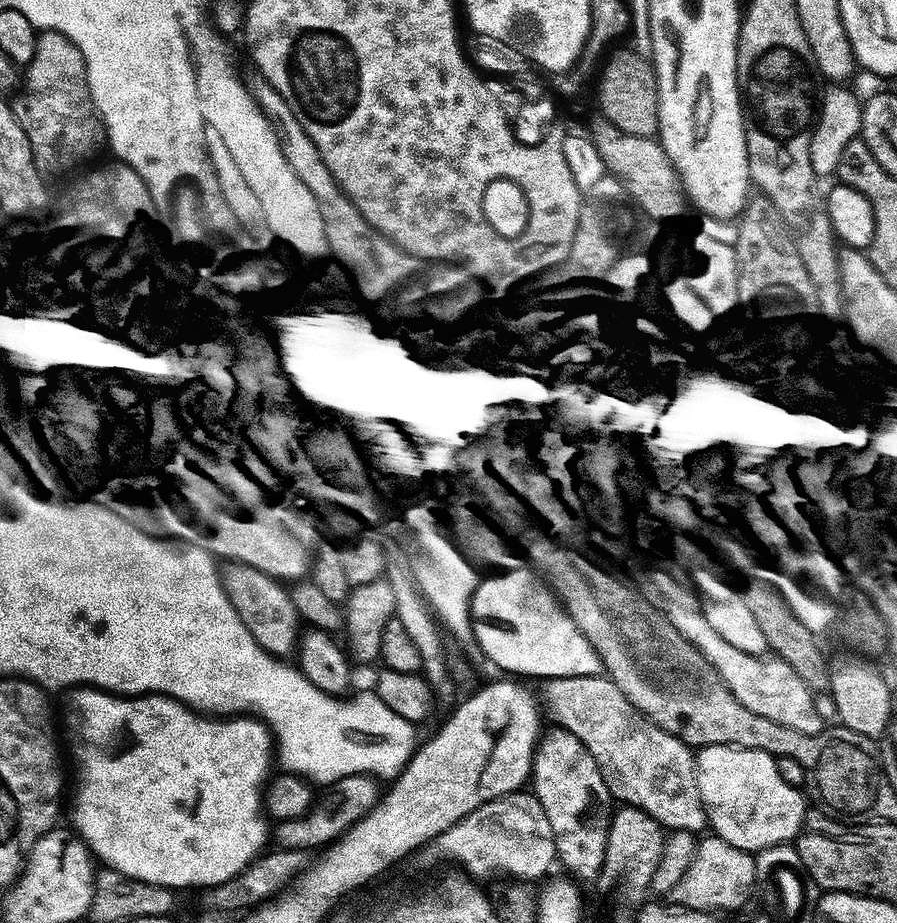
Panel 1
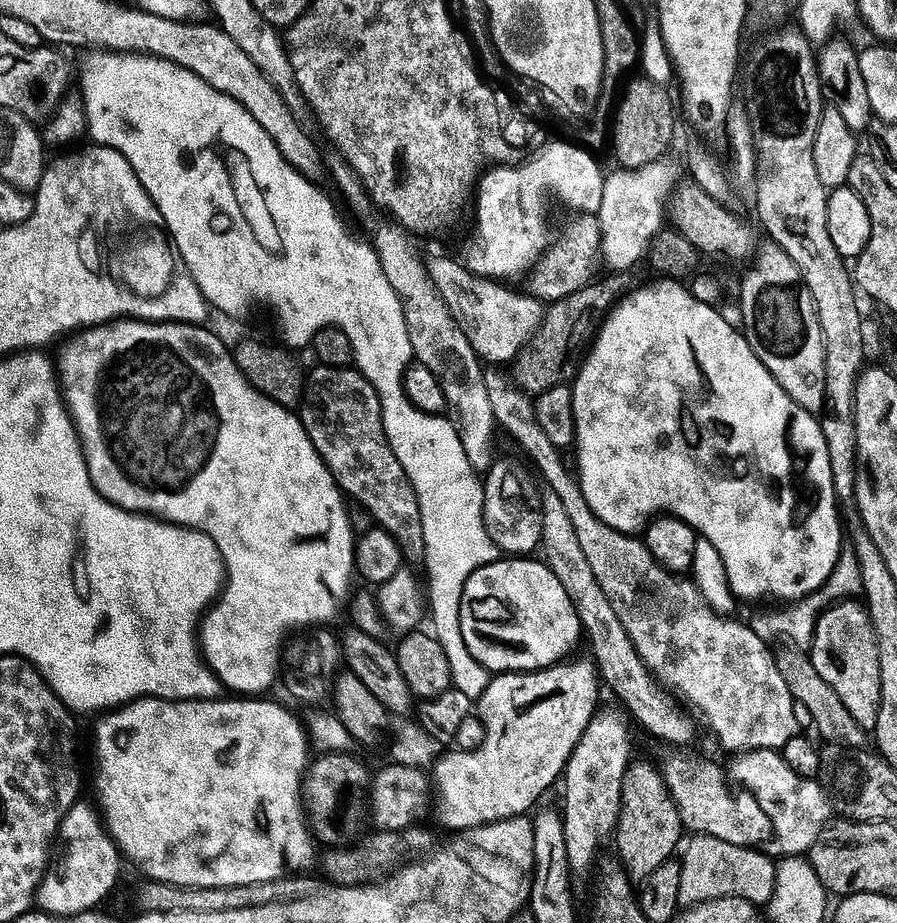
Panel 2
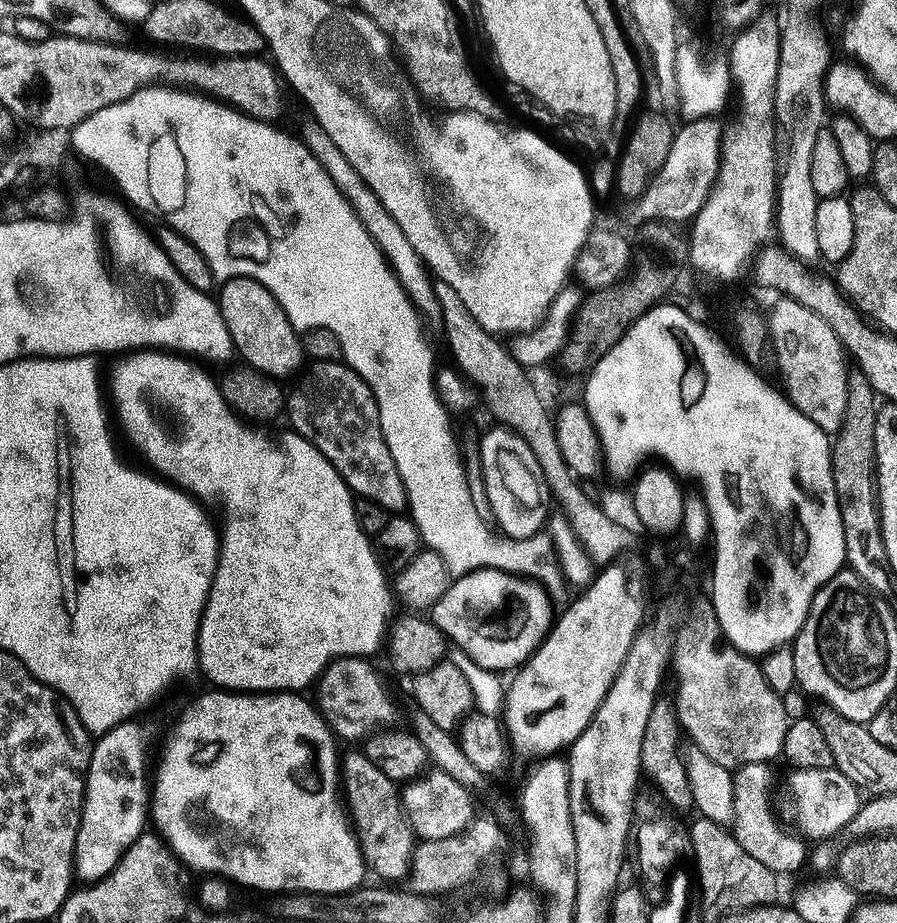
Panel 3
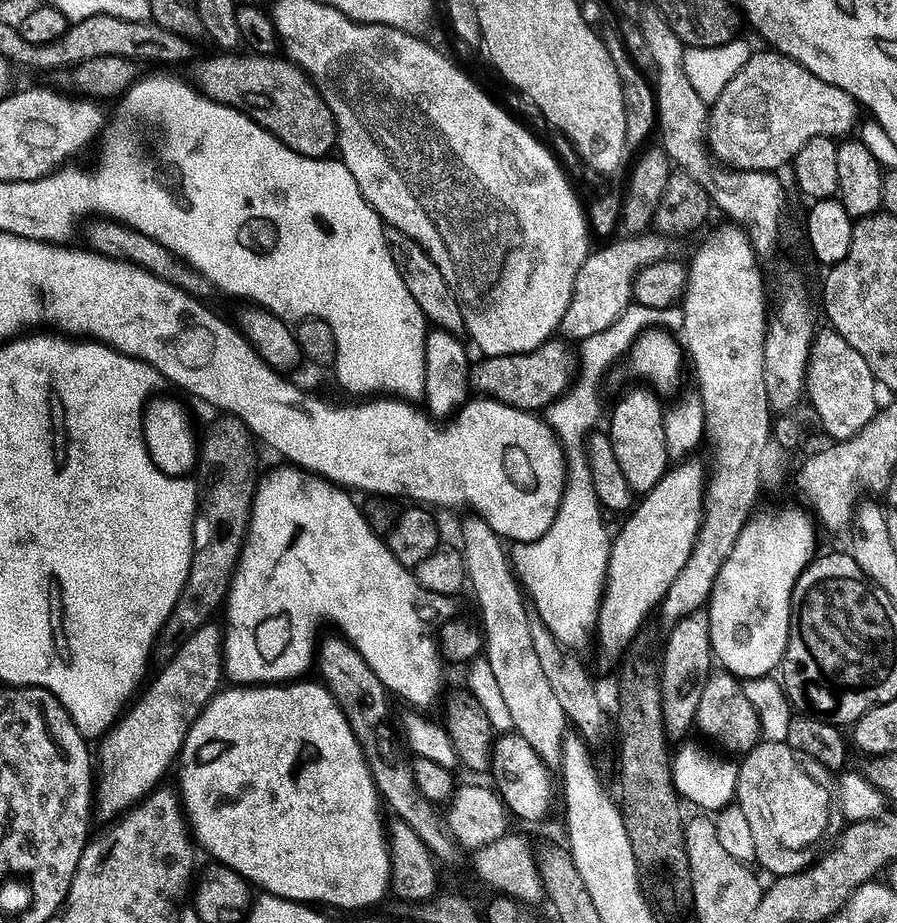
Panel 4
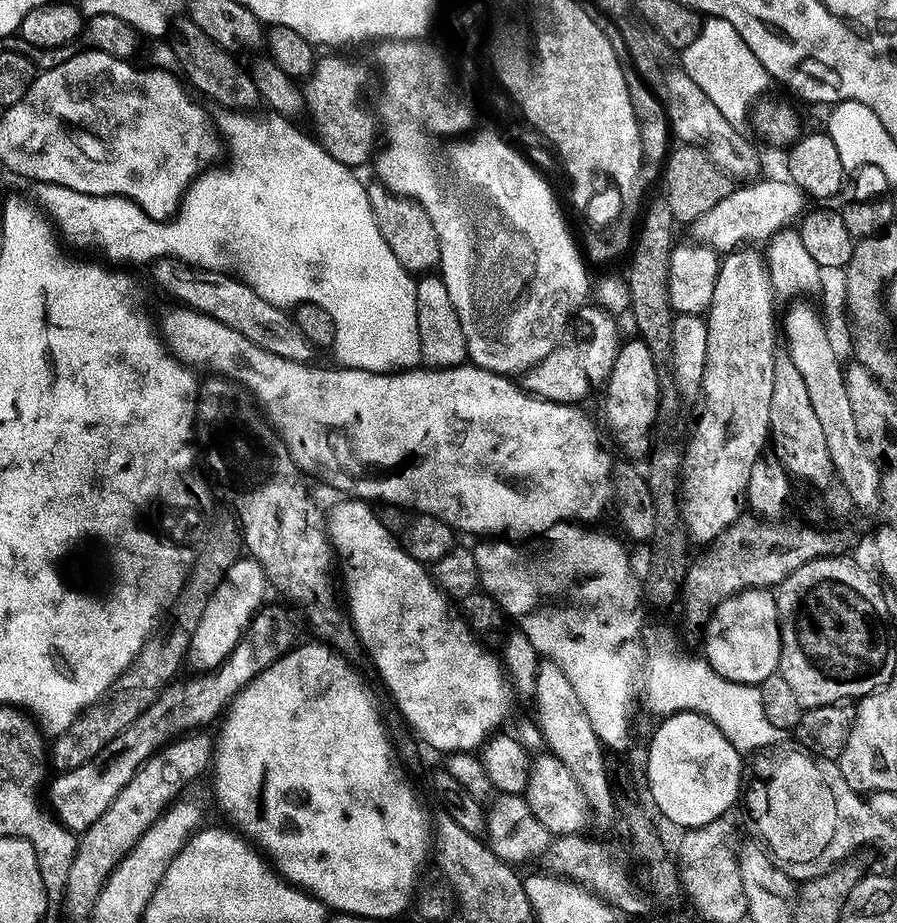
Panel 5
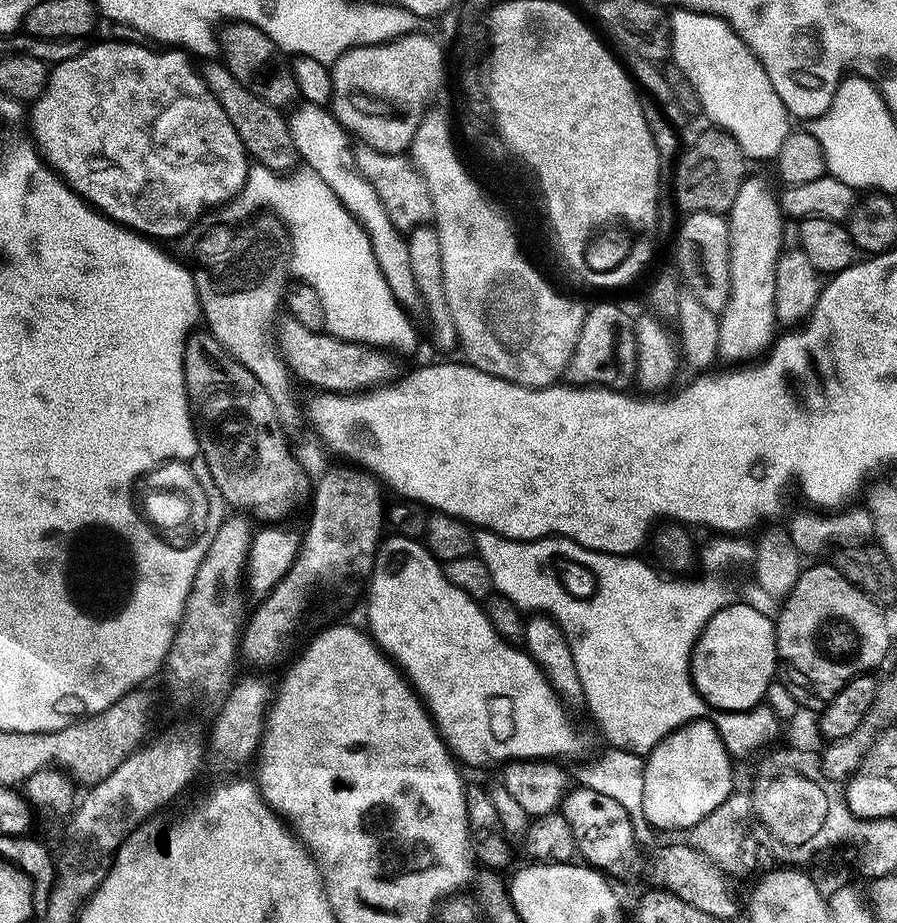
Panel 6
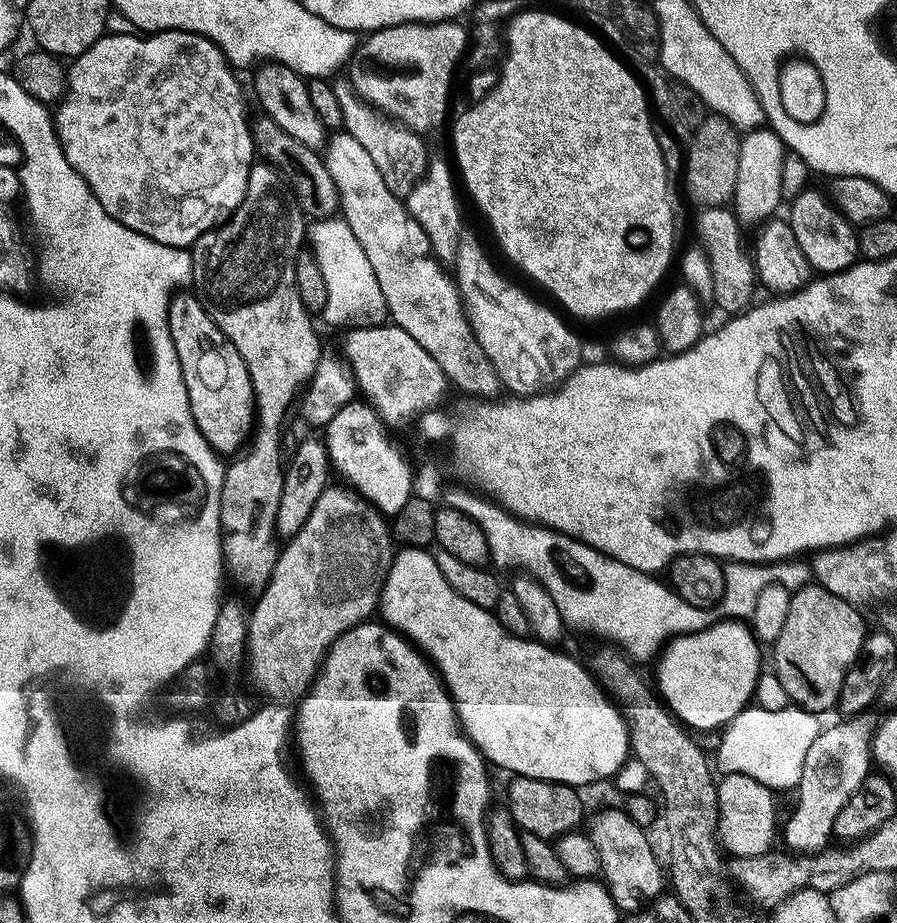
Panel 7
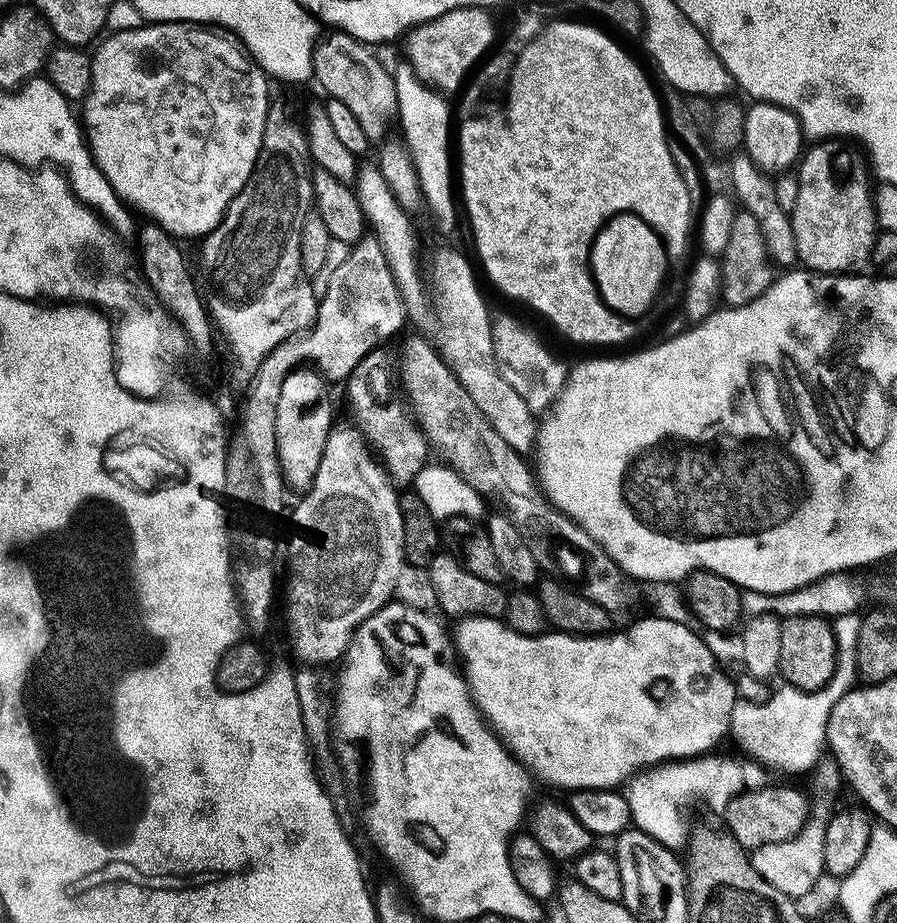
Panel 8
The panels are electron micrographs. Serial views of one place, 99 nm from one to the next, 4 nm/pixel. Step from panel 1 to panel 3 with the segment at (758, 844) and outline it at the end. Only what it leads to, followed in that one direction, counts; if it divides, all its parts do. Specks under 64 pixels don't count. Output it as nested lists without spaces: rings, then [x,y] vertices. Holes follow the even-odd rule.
[[[835,767],[826,770],[806,770],[805,772],[796,770],[791,774],[793,776],[788,780],[788,796],[792,799],[792,820],[796,823],[795,831],[805,841],[831,841],[833,839],[831,836],[836,836],[839,832],[843,833],[850,826],[850,822],[858,818],[862,807],[862,793],[854,786],[854,782],[850,782],[850,778],[846,778],[846,774],[842,774]]]

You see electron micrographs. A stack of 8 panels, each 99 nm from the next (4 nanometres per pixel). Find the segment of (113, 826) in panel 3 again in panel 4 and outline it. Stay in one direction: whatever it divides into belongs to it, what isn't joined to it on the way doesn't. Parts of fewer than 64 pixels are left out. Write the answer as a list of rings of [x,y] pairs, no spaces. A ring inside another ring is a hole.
[[[209,622],[176,649],[168,665],[156,676],[152,685],[143,689],[132,713],[125,715],[107,733],[98,748],[98,787],[94,792],[94,808],[107,822],[135,808],[144,797],[161,787],[164,775],[173,771],[184,751],[184,743],[193,722],[225,683],[224,634],[221,625]]]

